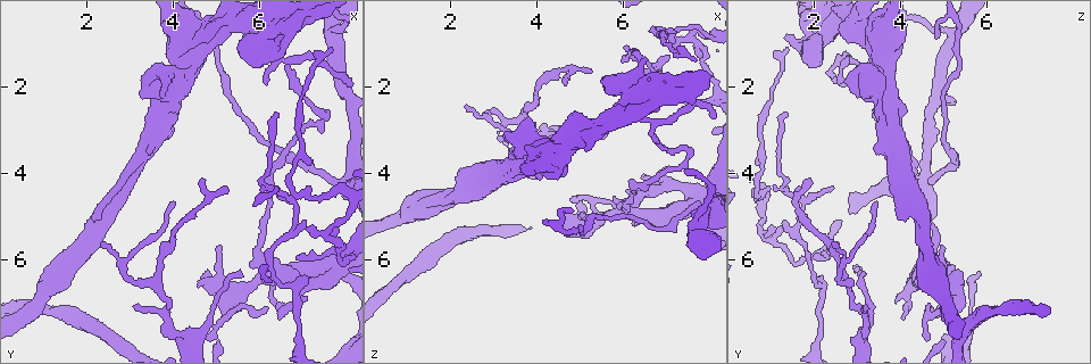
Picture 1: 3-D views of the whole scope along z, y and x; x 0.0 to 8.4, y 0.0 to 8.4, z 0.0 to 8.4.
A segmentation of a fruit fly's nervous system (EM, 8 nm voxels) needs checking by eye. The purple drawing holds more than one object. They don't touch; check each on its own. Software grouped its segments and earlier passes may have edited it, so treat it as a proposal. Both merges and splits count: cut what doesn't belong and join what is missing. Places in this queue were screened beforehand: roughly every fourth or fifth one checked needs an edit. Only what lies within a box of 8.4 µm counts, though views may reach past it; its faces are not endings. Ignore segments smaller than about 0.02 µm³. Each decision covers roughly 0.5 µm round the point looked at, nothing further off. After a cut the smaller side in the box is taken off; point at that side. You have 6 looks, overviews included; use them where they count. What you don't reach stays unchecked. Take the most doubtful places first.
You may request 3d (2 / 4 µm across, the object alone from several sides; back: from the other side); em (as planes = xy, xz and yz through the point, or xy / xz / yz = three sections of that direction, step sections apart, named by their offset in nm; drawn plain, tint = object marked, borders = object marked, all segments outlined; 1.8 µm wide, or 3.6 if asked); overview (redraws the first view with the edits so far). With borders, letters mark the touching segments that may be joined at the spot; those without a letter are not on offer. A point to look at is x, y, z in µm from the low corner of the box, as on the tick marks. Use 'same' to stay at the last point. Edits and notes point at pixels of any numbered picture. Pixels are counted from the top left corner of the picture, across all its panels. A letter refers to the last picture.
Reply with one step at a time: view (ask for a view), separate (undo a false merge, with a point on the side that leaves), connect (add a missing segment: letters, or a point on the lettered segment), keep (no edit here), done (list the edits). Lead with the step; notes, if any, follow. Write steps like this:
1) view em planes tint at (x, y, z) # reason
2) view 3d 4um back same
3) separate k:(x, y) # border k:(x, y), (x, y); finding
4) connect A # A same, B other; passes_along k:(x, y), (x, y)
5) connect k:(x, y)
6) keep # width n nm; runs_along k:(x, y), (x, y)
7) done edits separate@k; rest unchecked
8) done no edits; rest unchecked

view em 3.6um planes borders at (6.85, 6.65, 2.20) # abrupt turn

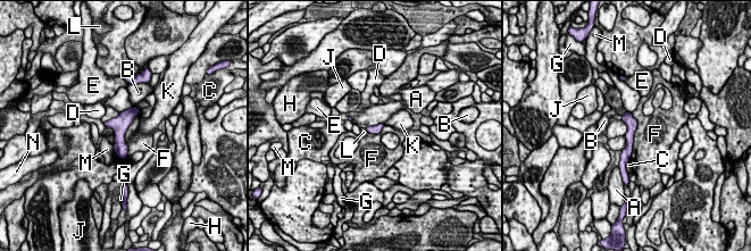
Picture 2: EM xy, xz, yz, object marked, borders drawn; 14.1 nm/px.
keep # A other, B other, C other, D other, E other, F other, G other, H other, J other, K other, L other, M other, N other; runs_along 2:(134, 110), (121, 124), (124, 155); continuous, no second neuron

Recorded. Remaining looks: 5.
view em planes borders at (6.05, 1.45, 1.80) # branch stops here

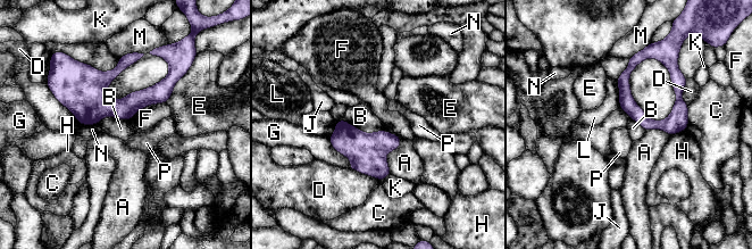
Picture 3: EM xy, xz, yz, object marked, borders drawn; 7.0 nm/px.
keep # A other, B other, C other, D other, E other, F other, G other, H other, J other, K other, L other, M other, N other, P other; runs_along 3:(174, 79), (130, 105), (61, 98); no lettered segment goes on from it

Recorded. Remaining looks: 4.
done no edits; rest unchecked

